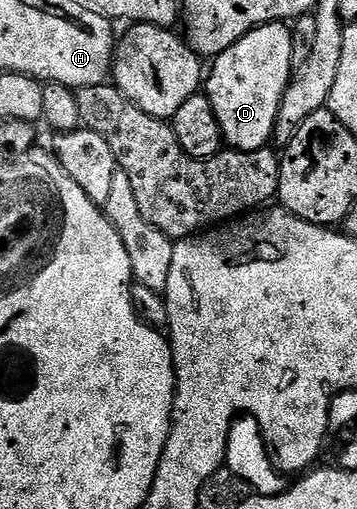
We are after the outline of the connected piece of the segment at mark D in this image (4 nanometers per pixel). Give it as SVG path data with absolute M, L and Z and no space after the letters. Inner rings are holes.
M265 23L257 27L247 37L235 41L231 49L212 60L213 72L208 72L204 84L204 94L209 96L211 109L221 126L221 138L234 151L263 151L270 146L273 130L279 117L279 107L293 78L292 37L293 32L285 23Z

